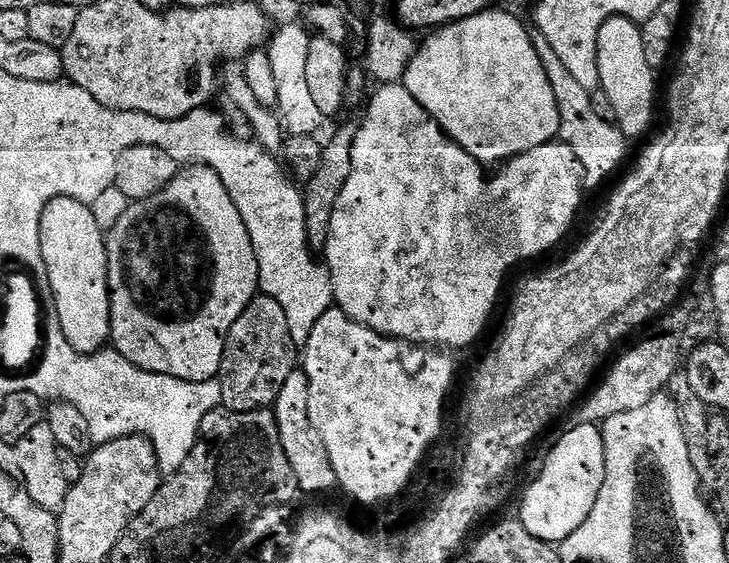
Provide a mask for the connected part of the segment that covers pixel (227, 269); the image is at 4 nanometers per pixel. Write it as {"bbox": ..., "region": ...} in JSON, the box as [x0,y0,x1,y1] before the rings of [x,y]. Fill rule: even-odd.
{"bbox":[106,164,260,384],"region":[[[205,164],[181,167],[177,171],[176,177],[161,192],[145,200],[133,200],[129,203],[126,214],[122,214],[122,218],[118,218],[118,226],[114,226],[107,232],[106,243],[108,246],[110,326],[112,327],[111,347],[115,348],[118,354],[122,354],[122,358],[134,362],[134,366],[138,366],[147,372],[162,374],[195,384],[217,379],[222,366],[223,348],[228,331],[234,326],[234,322],[237,322],[242,312],[246,310],[248,303],[258,295],[260,287],[258,258],[255,257],[250,234],[247,233],[242,215],[239,214],[238,208],[226,190],[226,186],[223,185],[222,178],[213,168],[207,168]]]}

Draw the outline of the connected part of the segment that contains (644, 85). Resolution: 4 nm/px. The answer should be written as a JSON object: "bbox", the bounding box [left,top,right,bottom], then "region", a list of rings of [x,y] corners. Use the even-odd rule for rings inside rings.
{"bbox":[598,16,657,137],"region":[[[625,16],[610,18],[598,30],[598,74],[600,87],[606,90],[614,106],[614,123],[625,137],[640,136],[652,124],[652,107],[656,104],[657,73],[646,62],[640,24]]]}

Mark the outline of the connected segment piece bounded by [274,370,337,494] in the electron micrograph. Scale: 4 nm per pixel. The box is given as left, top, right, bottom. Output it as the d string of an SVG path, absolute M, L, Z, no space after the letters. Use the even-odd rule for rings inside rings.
M303 370L290 374L282 386L274 405L278 434L282 438L282 450L290 458L290 467L294 469L294 478L298 478L301 493L328 492L337 487L334 466L328 457L326 446L310 422L310 382Z

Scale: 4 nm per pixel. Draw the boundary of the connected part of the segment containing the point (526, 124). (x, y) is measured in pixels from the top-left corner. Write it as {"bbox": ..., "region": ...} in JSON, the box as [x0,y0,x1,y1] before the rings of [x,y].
{"bbox":[403,7,560,166],"region":[[[503,7],[487,8],[485,12],[474,14],[470,18],[462,18],[453,24],[445,24],[435,30],[429,31],[428,36],[417,47],[414,58],[410,62],[410,66],[406,66],[404,71],[403,86],[406,90],[410,90],[410,94],[414,94],[414,102],[418,102],[418,106],[422,106],[422,110],[426,110],[426,114],[430,114],[430,118],[434,122],[438,122],[438,126],[454,141],[458,146],[462,146],[462,150],[466,150],[466,154],[470,154],[479,164],[485,166],[503,165],[509,160],[513,160],[518,154],[526,154],[530,150],[534,150],[534,146],[546,146],[553,143],[560,134],[560,115],[558,114],[558,102],[554,98],[554,90],[550,87],[550,78],[546,78],[546,66],[542,66],[542,58],[538,58],[538,50],[534,50],[534,42],[532,41],[532,32],[515,16],[512,12],[503,12]]]}

